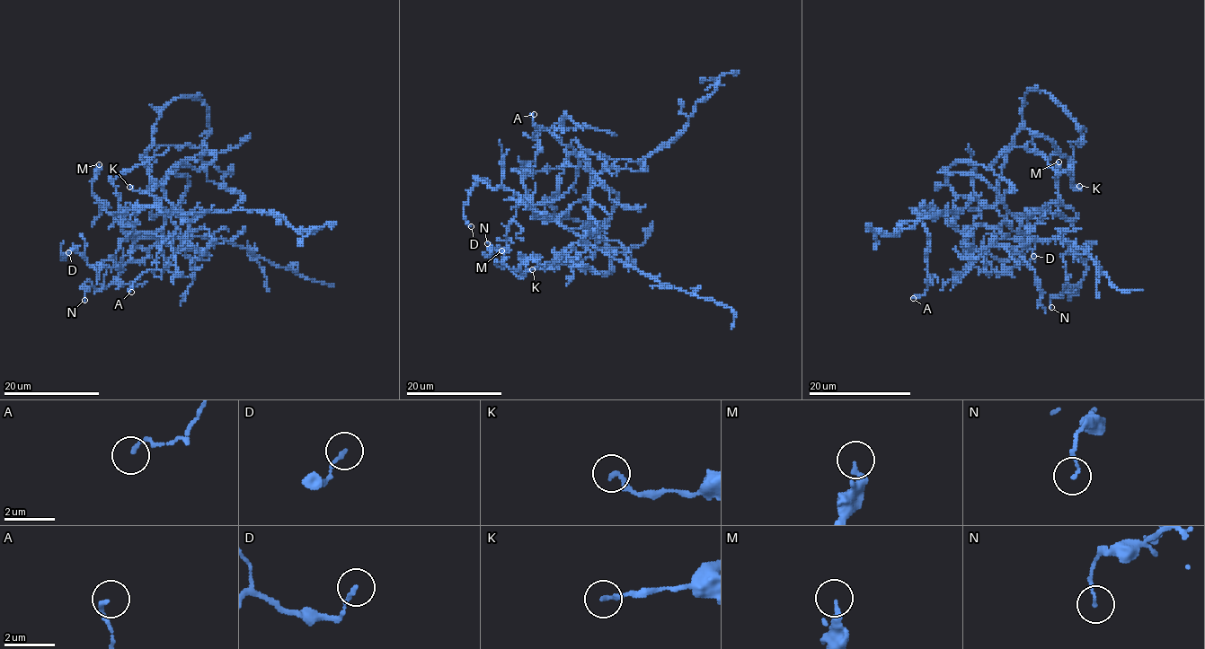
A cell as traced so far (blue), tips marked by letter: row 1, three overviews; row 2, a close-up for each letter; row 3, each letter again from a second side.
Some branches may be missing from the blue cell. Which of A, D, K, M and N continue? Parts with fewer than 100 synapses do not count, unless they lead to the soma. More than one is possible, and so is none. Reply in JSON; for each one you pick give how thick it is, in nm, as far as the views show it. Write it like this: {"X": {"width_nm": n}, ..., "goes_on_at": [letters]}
{"goes_on_at": []}

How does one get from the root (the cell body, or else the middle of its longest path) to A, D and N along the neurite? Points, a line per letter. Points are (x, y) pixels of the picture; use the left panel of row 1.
A: (185, 175), (153, 235), (120, 223), (163, 206), (176, 227), (131, 292)
D: (185, 175), (180, 202), (120, 267), (93, 267), (72, 249), (61, 257), (68, 252)
N: (185, 175), (189, 187), (155, 234), (185, 235), (125, 255), (124, 270), (104, 288), (92, 285), (84, 300)

